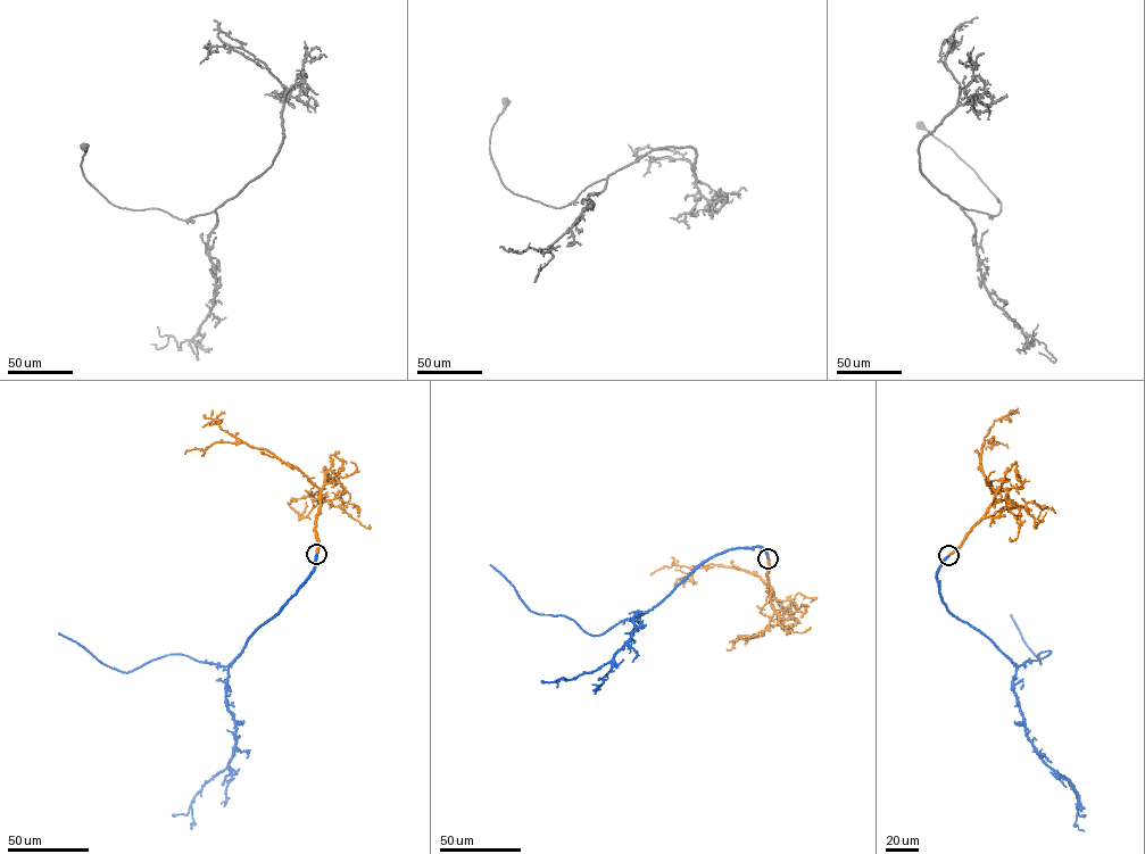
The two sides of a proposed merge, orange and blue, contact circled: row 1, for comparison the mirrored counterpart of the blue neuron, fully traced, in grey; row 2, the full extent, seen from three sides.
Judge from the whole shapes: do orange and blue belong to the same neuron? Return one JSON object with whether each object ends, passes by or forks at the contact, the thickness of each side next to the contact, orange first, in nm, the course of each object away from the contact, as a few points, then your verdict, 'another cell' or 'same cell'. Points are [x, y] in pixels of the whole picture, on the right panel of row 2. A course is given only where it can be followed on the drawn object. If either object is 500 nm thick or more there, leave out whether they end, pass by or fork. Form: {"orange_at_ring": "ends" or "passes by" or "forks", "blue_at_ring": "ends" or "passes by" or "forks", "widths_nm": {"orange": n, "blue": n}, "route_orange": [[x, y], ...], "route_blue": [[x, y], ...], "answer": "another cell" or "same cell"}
{"widths_nm": {"orange": 700, "blue": 650}, "route_orange": [[948, 555], [993, 503], [995, 495], [981, 467], [985, 440], [994, 438], [993, 445], [1007, 448]], "route_blue": [[948, 555], [936, 577], [943, 603], [1017, 666], [1013, 691], [1026, 736], [1078, 796], [1075, 825], [1084, 830]], "answer": "same cell"}

